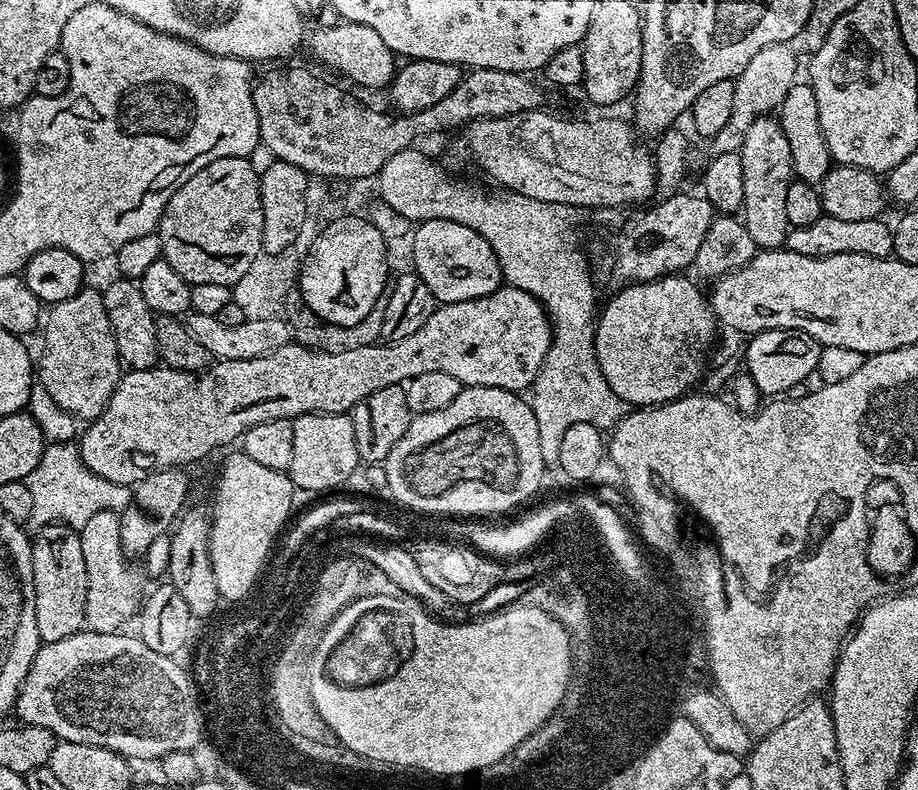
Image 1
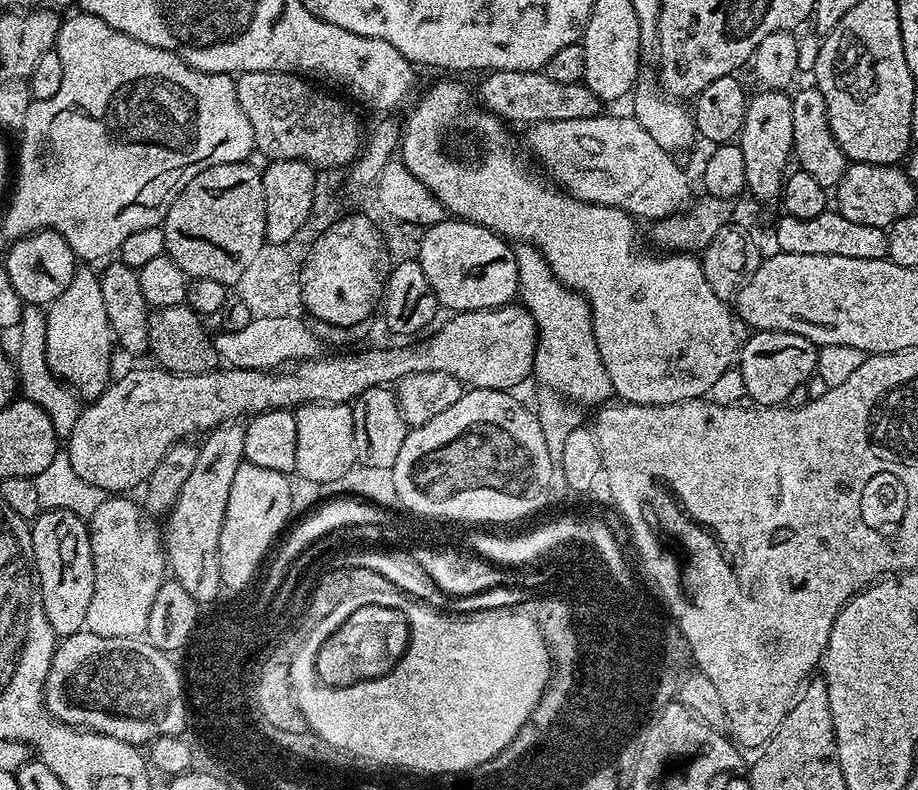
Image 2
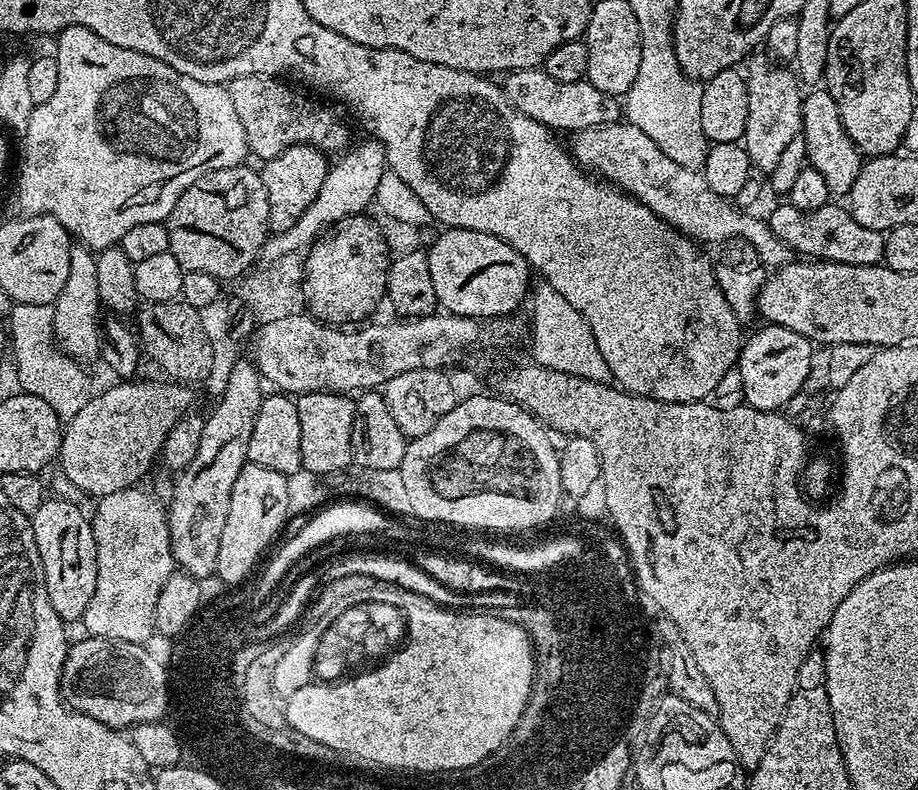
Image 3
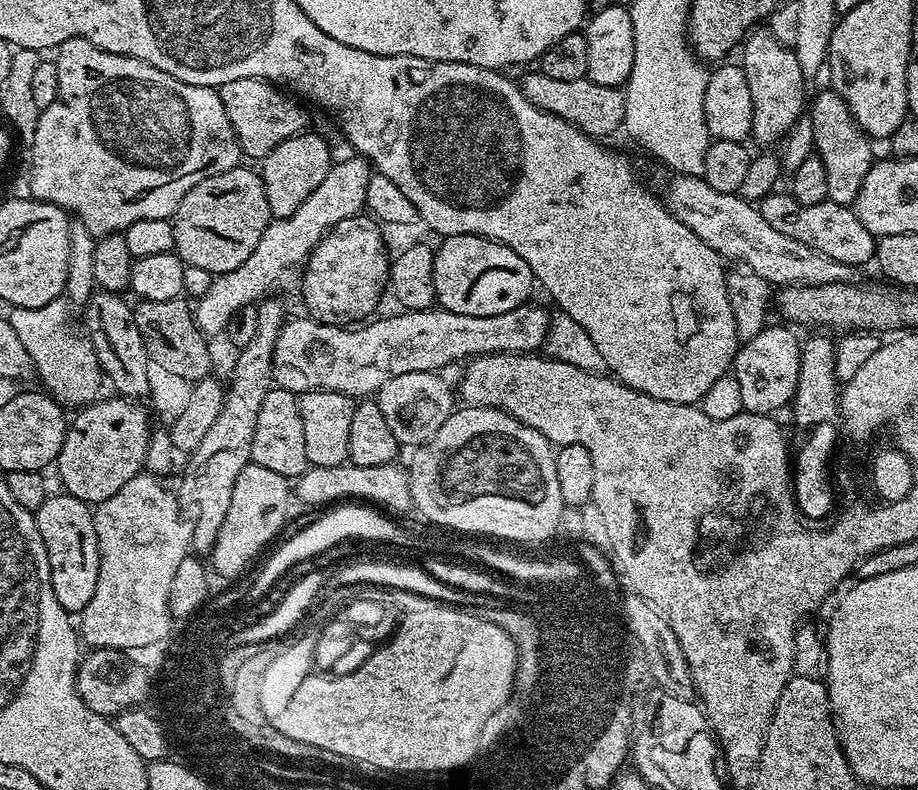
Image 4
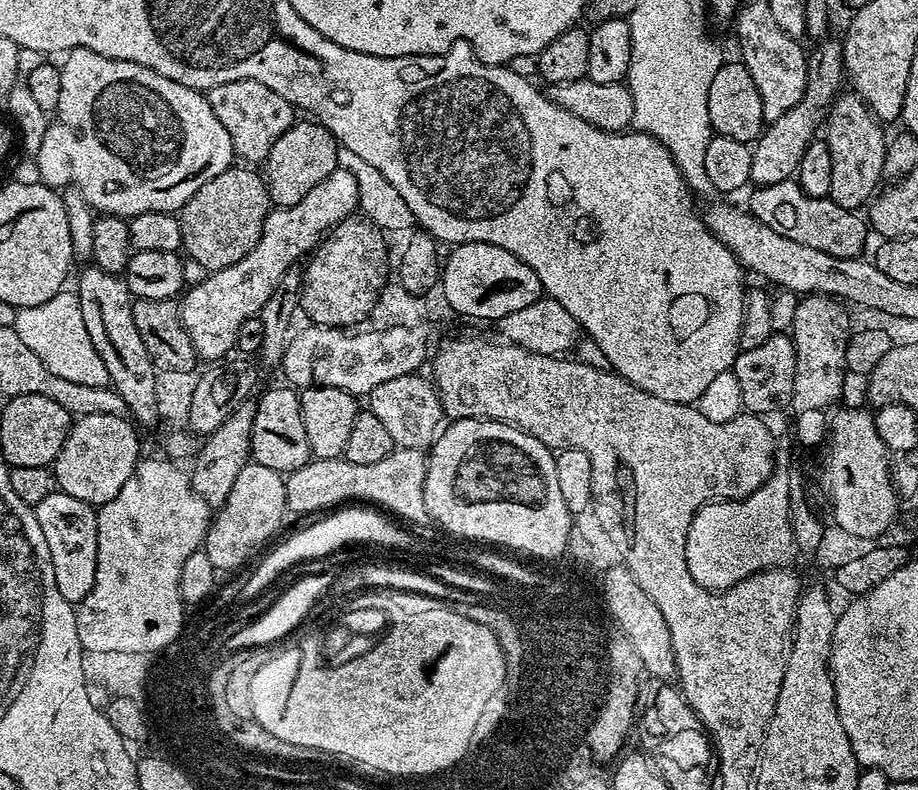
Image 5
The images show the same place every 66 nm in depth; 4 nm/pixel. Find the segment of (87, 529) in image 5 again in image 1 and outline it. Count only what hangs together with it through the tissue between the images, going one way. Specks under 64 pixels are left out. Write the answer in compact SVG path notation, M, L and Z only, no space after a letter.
M48 524L35 533L32 540L34 566L34 618L43 643L70 638L85 627L86 561L82 558L82 542L77 529L68 524Z

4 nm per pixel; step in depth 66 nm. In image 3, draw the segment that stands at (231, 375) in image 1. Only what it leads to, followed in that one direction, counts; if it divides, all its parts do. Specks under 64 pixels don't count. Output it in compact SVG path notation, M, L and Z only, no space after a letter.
M132 378L127 382L116 382L113 388L108 388L105 392L100 392L93 395L86 402L86 406L82 406L82 410L78 410L78 414L74 414L72 420L67 421L66 427L64 428L64 437L60 443L60 455L58 457L58 465L60 464L59 471L64 475L66 479L74 484L80 490L85 497L99 498L106 494L114 494L118 490L126 490L133 486L141 483L140 479L147 474L152 468L152 463L157 463L158 457L161 455L166 438L170 434L170 430L174 427L177 422L180 421L181 416L185 415L189 411L188 403L192 400L193 389L185 386L179 382L163 382L159 384L156 380L140 380L141 378Z

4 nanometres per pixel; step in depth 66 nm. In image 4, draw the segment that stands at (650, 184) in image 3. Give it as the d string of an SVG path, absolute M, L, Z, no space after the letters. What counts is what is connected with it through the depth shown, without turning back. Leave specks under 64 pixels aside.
M677 176L673 177L674 183L671 184L667 194L664 194L665 207L674 214L676 220L682 222L684 226L689 226L690 230L697 234L702 242L706 242L706 246L710 246L710 250L717 252L725 261L737 260L737 265L743 266L747 271L758 274L758 278L762 278L770 286L787 286L789 284L847 284L853 279L853 265L846 262L837 262L834 258L826 258L826 254L818 254L818 250L814 250L810 246L806 246L806 242L798 242L794 238L789 238L786 234L781 234L779 230L774 230L774 226L770 226L770 222L766 222L766 218L762 218L759 207L753 201L744 200L735 192L723 192L722 190L714 190L714 186L707 184L703 177L699 176Z

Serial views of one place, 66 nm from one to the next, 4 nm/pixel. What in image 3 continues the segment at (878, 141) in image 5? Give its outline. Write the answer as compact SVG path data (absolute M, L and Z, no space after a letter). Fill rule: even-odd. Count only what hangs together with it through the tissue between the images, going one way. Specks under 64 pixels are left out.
M816 86L812 93L804 96L802 106L802 144L808 155L807 163L826 181L830 197L847 197L850 186L854 186L854 178L858 178L858 170L862 163L862 153L854 146L850 134L842 126L842 118L838 114L836 100L823 87ZM840 196L840 197L838 197Z

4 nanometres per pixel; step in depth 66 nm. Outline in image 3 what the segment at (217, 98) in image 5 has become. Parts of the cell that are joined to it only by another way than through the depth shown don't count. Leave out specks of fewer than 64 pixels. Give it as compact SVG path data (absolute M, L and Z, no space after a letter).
M258 74L228 81L226 87L234 101L234 111L242 122L242 130L246 130L248 150L265 161L278 158L282 150L299 144L309 144L325 154L343 153L350 144L347 126L326 105L311 100L307 91L295 92L287 86L292 87L283 79Z

